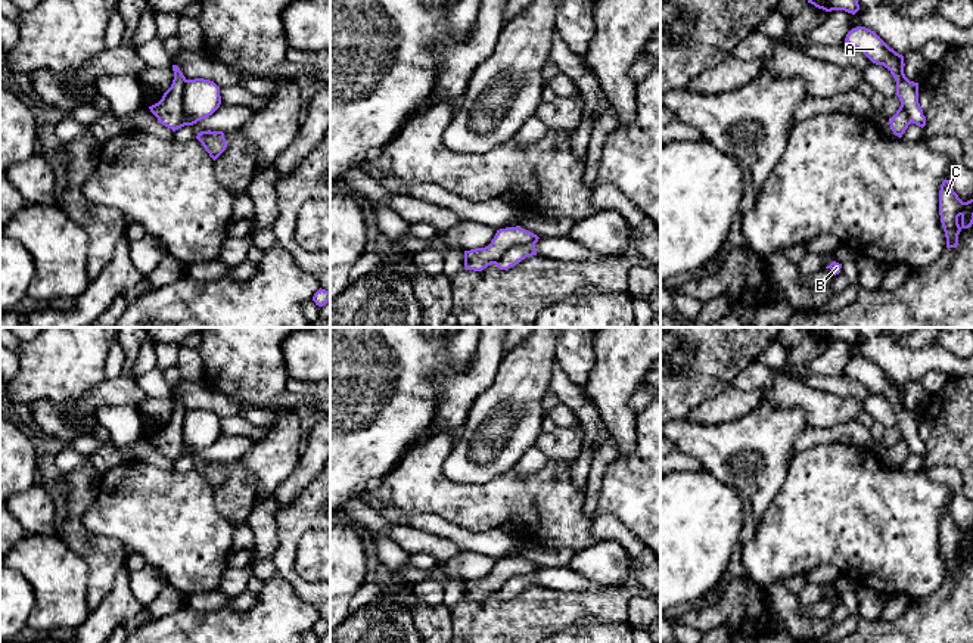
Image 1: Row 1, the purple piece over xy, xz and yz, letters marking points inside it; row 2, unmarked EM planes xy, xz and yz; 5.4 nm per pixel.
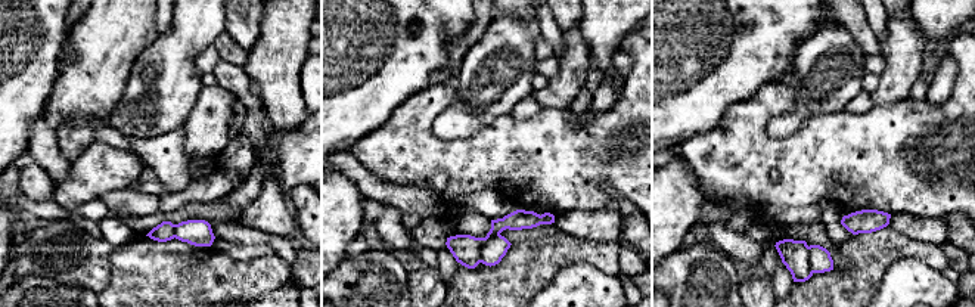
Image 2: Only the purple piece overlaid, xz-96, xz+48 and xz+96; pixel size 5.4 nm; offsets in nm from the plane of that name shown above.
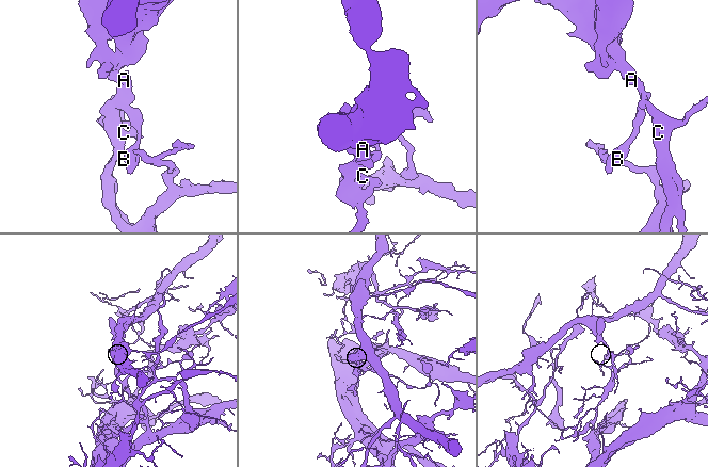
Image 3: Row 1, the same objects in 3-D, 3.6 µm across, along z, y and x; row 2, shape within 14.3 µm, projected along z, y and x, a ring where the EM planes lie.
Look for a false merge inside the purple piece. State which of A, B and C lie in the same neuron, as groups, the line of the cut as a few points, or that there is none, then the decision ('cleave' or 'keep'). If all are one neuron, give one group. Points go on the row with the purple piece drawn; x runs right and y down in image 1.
groups A B / C; cut xz (527, 255), (518, 248), (509, 248), (494, 263); cleave

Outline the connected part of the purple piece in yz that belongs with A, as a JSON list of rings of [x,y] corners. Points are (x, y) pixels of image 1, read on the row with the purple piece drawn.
[[[865,27],[852,28],[845,38],[851,47],[862,52],[873,63],[883,65],[890,71],[896,81],[896,96],[901,106],[889,118],[890,130],[899,139],[911,124],[911,119],[923,114],[918,103],[918,83],[910,81],[904,74],[904,56],[890,49],[874,31]]]

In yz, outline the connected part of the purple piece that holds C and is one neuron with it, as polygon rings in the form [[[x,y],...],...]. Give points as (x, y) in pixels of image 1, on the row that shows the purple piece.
[[[944,180],[939,190],[939,215],[946,237],[946,248],[957,248],[958,245],[961,208],[963,201],[954,192],[949,180]]]

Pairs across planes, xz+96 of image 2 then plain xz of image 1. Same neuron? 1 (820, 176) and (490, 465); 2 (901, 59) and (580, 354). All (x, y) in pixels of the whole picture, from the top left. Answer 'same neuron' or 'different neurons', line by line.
1: different neurons
2: different neurons

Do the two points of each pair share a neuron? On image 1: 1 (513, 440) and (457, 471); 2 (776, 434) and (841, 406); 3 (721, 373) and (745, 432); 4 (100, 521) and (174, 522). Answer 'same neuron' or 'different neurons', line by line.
1: same neuron
2: different neurons
3: different neurons
4: same neuron

